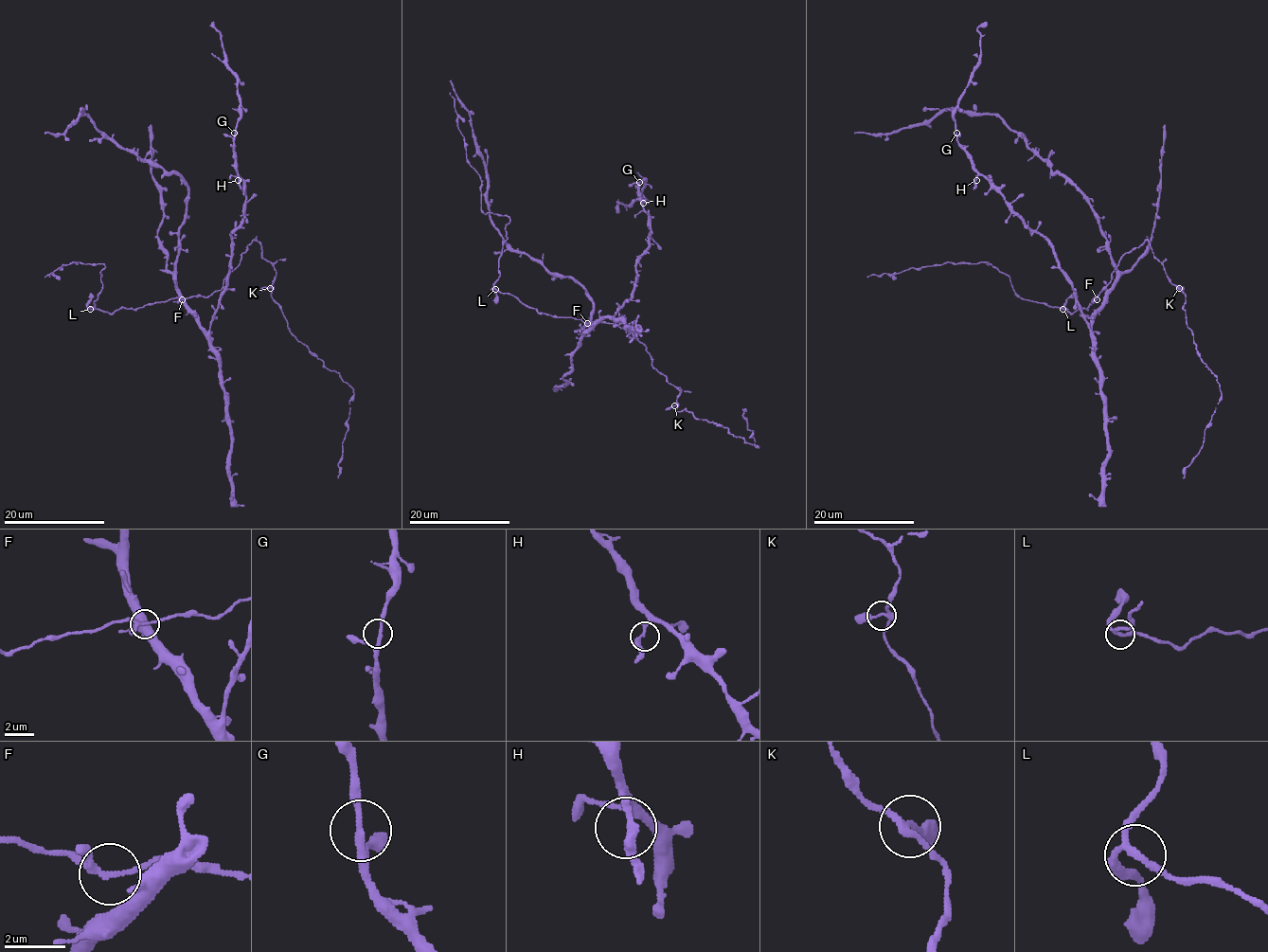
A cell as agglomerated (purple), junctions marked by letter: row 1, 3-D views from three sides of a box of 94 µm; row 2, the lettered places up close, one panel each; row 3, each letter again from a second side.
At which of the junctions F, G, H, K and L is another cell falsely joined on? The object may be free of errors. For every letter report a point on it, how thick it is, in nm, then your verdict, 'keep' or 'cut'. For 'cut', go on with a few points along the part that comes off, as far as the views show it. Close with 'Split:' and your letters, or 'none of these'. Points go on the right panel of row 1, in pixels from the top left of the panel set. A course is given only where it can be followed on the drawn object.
F: place (1097, 299); calibre 180 nm; keep
G: place (956, 133); calibre 180 nm; keep
H: place (976, 180); calibre 220 nm; keep
K: place (1179, 288); calibre 220 nm; keep
L: place (1062, 309); calibre 200 nm; keep
Split: none of these

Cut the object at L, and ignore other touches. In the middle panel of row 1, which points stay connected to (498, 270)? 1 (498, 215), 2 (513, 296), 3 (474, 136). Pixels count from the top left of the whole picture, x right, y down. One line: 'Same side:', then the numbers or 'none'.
Same side: 1

